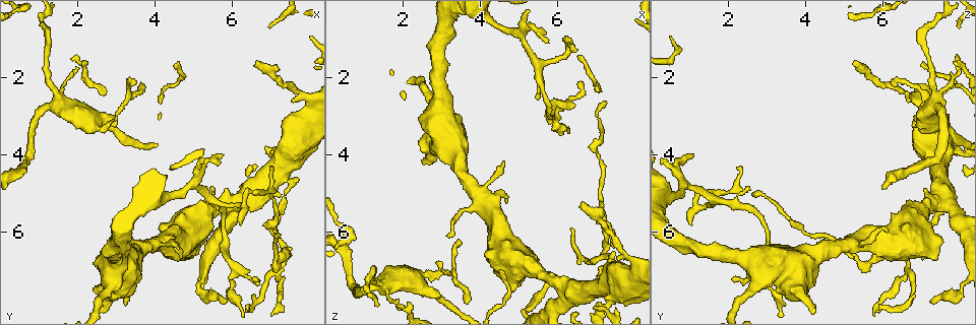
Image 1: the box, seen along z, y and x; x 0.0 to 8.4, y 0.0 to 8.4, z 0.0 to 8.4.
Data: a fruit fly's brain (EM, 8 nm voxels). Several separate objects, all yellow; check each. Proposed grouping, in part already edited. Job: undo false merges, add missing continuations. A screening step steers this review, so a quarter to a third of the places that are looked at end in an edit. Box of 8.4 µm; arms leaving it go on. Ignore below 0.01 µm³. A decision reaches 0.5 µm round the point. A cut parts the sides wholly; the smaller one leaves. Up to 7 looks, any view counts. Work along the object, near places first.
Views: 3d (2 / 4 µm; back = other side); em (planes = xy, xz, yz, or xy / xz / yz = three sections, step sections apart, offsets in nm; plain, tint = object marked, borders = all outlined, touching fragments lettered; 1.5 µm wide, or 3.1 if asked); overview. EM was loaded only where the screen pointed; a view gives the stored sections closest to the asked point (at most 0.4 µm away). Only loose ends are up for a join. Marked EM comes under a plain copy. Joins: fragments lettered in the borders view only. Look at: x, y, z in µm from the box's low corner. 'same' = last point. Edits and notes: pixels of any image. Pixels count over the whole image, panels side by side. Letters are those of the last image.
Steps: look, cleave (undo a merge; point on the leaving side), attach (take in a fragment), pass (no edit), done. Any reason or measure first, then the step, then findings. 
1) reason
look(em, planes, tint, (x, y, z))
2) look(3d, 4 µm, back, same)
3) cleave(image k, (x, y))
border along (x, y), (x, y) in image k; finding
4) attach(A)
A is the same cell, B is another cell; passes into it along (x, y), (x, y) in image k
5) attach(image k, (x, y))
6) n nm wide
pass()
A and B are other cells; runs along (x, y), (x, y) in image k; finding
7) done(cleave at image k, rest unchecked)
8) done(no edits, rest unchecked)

tapers out
look(3d, 2 µm, (5.80, 7.80, 7.25))

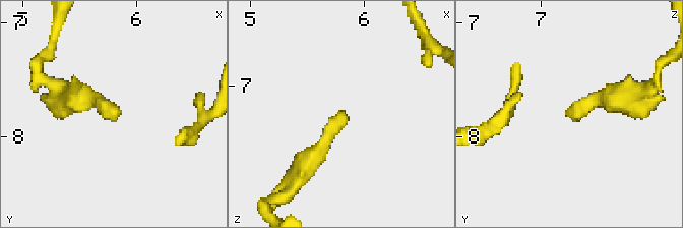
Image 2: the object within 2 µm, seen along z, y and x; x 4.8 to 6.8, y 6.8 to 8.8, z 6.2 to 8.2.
look(em, yz, step 8, tint, (5.82, 7.80, 7.24))

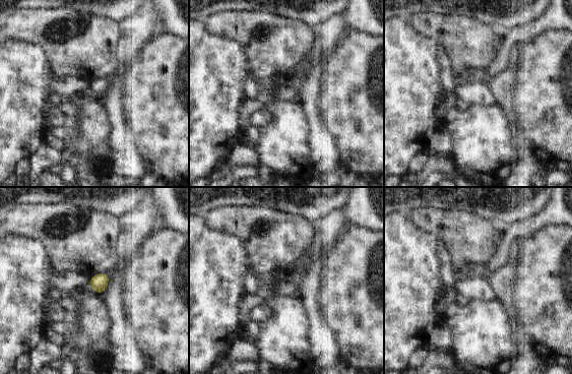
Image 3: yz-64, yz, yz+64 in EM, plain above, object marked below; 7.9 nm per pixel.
another direction
look(em, planes, borders, same)

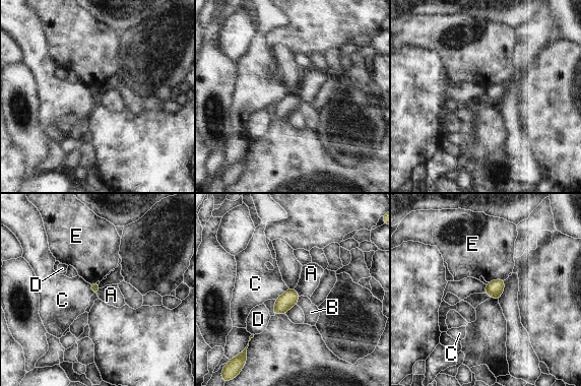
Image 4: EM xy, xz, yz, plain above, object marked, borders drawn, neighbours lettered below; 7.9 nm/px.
attach(A)
A is the same cell, B, C, D and E are other cells; it goes on there

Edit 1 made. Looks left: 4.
end of a long branch
look(3d, 4 µm, (6.65, 1.70, 5.20))

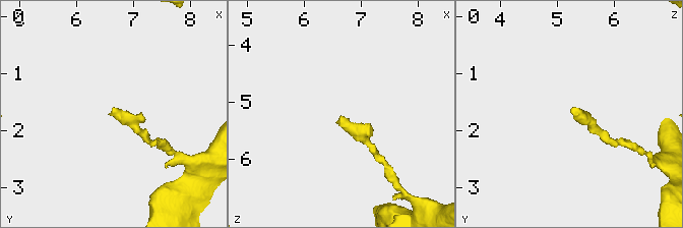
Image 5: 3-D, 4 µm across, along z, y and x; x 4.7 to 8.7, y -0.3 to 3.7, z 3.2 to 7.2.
now the EM
look(em, planes, tint, (6.60, 1.65, 5.20))

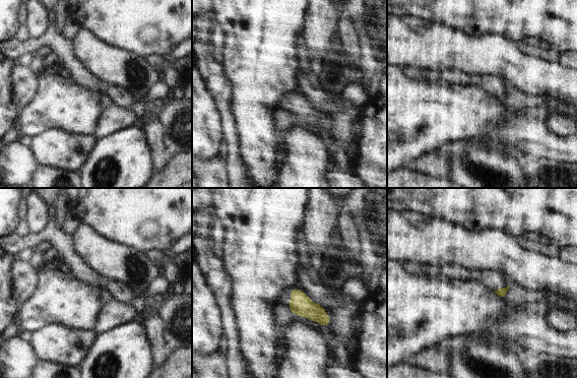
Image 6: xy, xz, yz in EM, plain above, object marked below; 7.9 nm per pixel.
look(em, planes, borders, same)

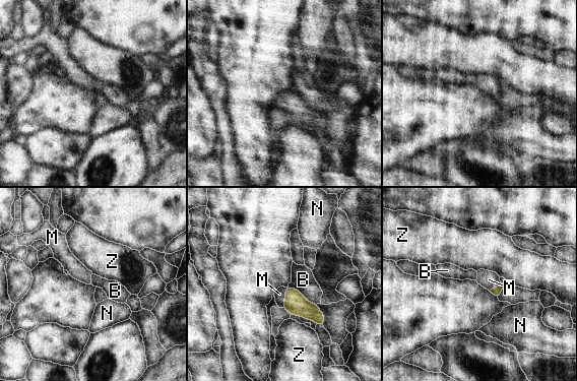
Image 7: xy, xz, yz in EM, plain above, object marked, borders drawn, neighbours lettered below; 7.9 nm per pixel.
attach(M)
M is the same cell, B, N and Z are other cells; passes into it along (296, 304), (285, 298), (279, 294) in image 7; it goes on there

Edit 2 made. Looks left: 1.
done(attach at image 4, attach at image 7, rest unchecked)

